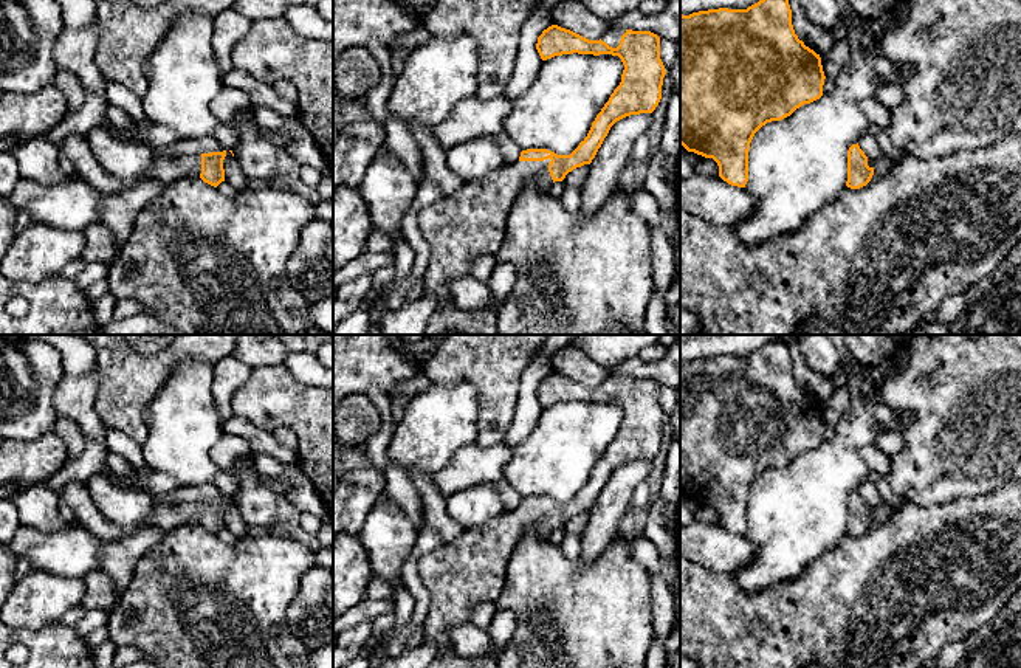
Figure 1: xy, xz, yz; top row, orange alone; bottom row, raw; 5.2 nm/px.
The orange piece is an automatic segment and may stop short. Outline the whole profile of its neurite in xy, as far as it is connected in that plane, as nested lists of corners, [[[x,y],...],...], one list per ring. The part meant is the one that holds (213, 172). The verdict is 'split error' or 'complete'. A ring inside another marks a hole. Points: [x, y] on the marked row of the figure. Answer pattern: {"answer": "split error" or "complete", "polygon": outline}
{"answer": "split error", "polygon": [[[226,150],[198,153],[192,157],[163,157],[155,155],[146,180],[169,184],[187,175],[198,175],[205,183],[217,188],[225,181],[223,160]]]}

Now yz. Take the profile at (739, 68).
{"answer": "complete", "polygon": [[[759,0],[747,9],[708,9],[680,14],[680,144],[719,166],[719,177],[731,186],[748,181],[748,150],[755,133],[772,121],[823,96],[821,57],[798,39],[789,0]]]}

